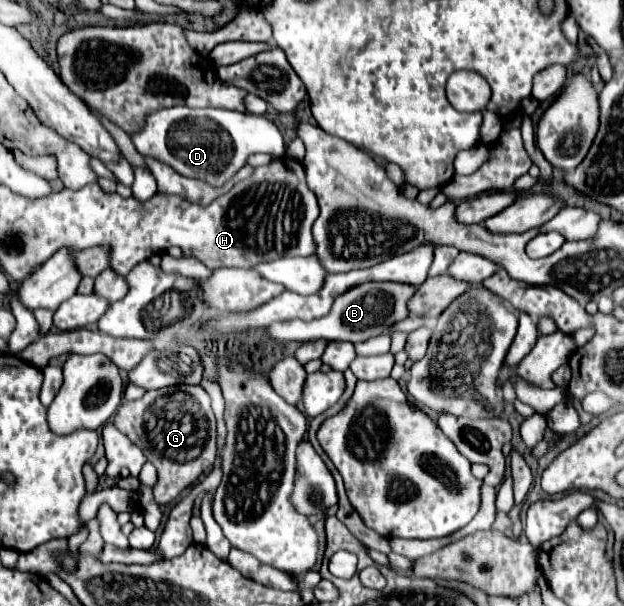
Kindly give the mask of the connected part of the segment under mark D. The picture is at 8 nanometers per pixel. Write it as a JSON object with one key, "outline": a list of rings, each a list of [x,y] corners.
{"outline":[[[185,105],[159,109],[147,117],[141,133],[131,135],[137,151],[157,157],[185,177],[201,177],[213,187],[225,185],[255,153],[285,155],[279,129],[263,115],[237,113],[229,109],[191,109]]]}

